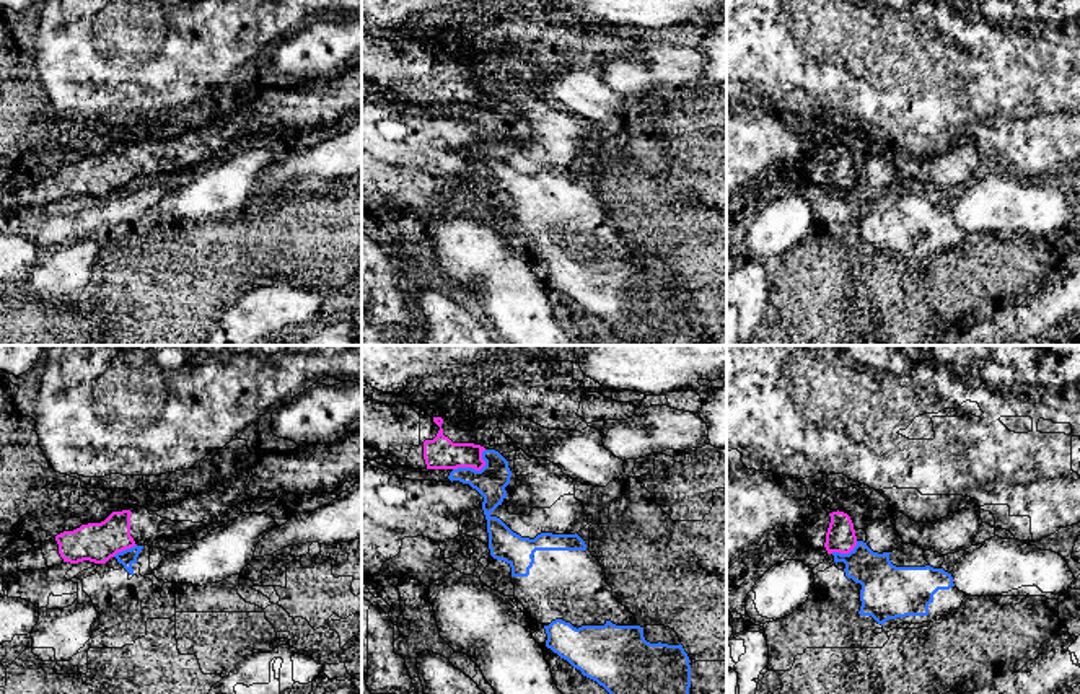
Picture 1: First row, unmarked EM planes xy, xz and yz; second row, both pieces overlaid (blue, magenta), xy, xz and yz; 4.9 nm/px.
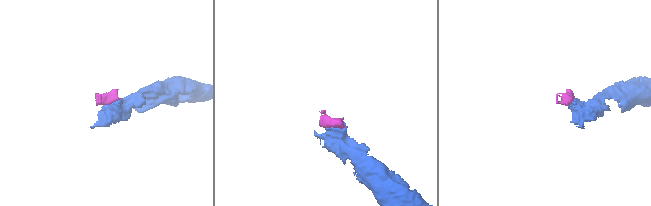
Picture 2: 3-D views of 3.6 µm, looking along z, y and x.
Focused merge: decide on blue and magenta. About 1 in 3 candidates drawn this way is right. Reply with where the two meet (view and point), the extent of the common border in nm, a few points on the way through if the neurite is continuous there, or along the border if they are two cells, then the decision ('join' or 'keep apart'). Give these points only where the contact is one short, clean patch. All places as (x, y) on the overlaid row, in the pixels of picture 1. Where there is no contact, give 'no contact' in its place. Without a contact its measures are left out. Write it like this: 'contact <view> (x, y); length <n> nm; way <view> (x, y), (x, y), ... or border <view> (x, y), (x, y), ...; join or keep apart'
contact xz (474, 469); length 190 nm; border xz (486, 450), (482, 453), (484, 465), (479, 469), (453, 469); keep apart

